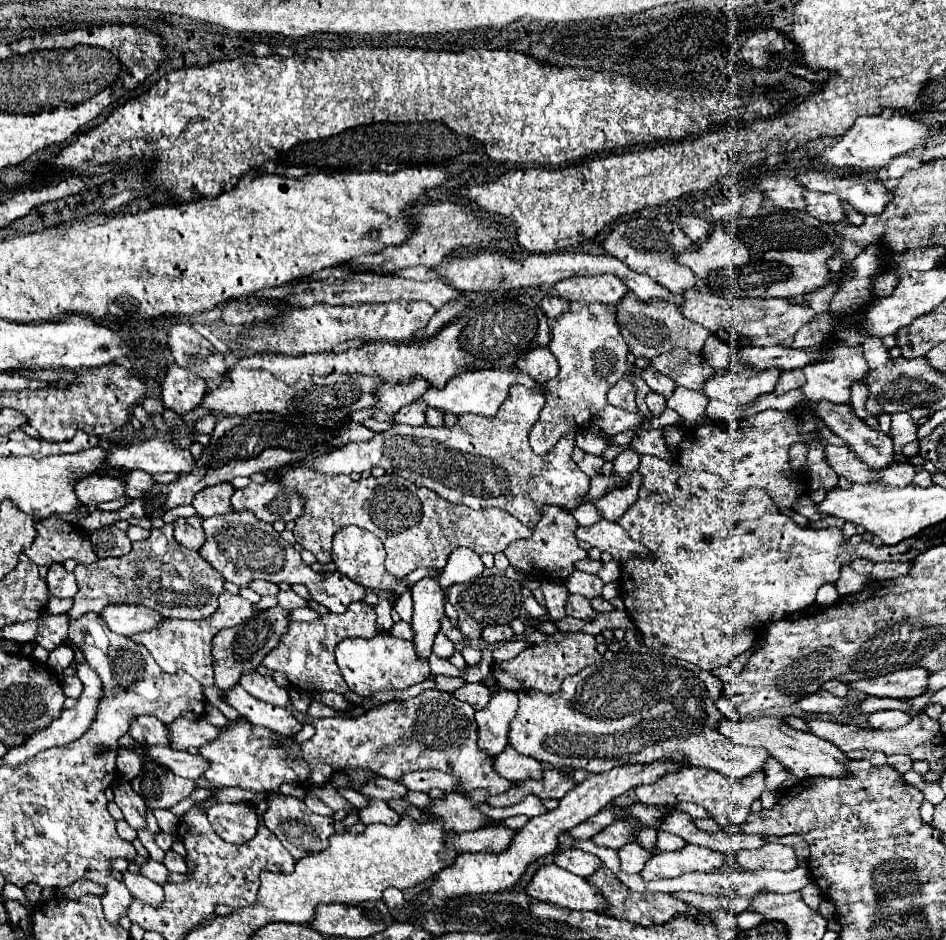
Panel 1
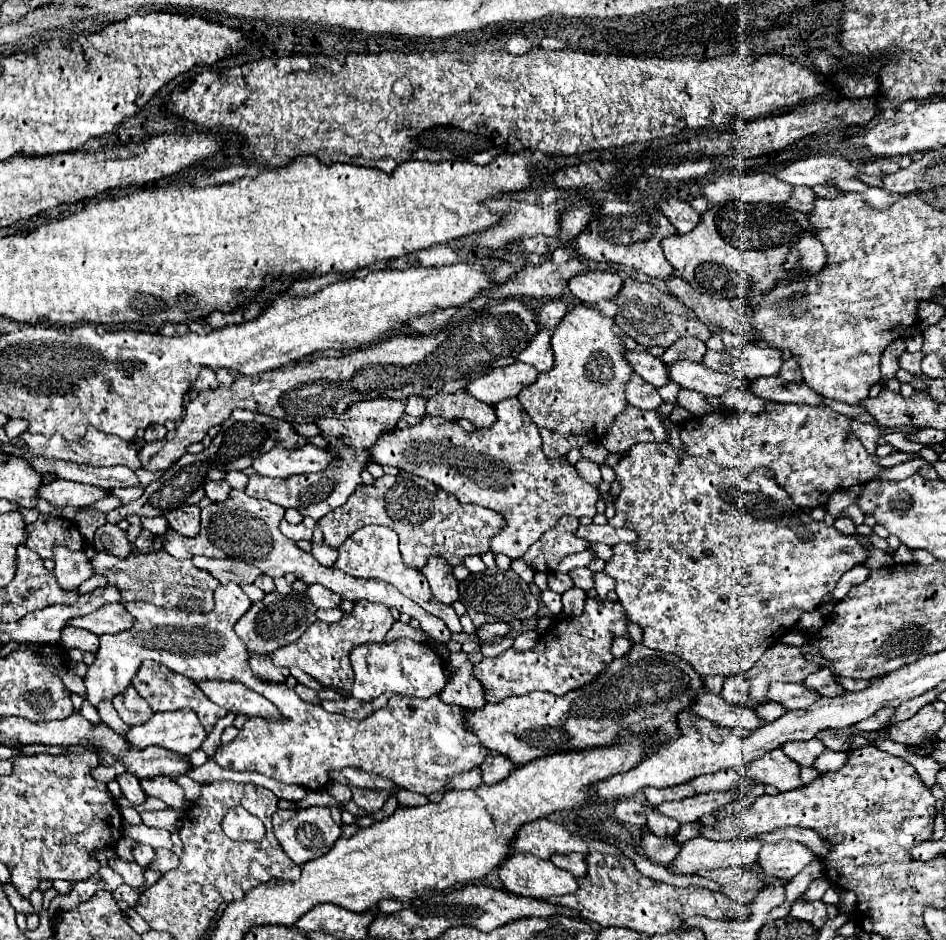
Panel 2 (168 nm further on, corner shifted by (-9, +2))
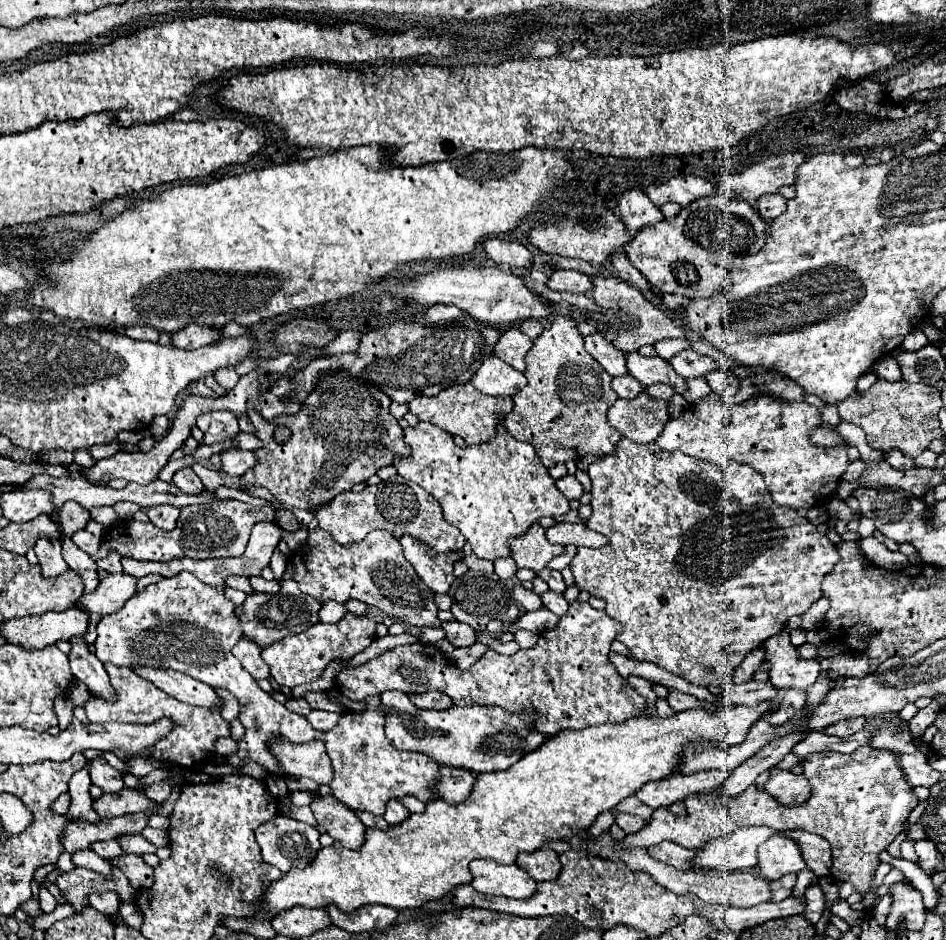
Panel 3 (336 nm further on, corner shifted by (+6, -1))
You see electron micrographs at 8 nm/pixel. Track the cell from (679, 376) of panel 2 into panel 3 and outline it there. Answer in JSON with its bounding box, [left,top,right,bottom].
[627,351,685,393]

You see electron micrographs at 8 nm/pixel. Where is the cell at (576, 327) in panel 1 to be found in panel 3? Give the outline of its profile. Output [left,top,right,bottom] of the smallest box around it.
[503,315,623,467]

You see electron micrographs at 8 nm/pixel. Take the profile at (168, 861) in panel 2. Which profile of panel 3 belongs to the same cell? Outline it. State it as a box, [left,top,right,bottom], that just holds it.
[109,855,153,891]

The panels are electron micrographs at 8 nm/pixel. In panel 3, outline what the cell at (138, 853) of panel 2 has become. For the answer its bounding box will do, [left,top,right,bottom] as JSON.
[91,839,123,859]

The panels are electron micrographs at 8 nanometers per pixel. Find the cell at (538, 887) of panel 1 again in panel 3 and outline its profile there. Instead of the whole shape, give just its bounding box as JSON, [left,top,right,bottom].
[469,859,537,899]

